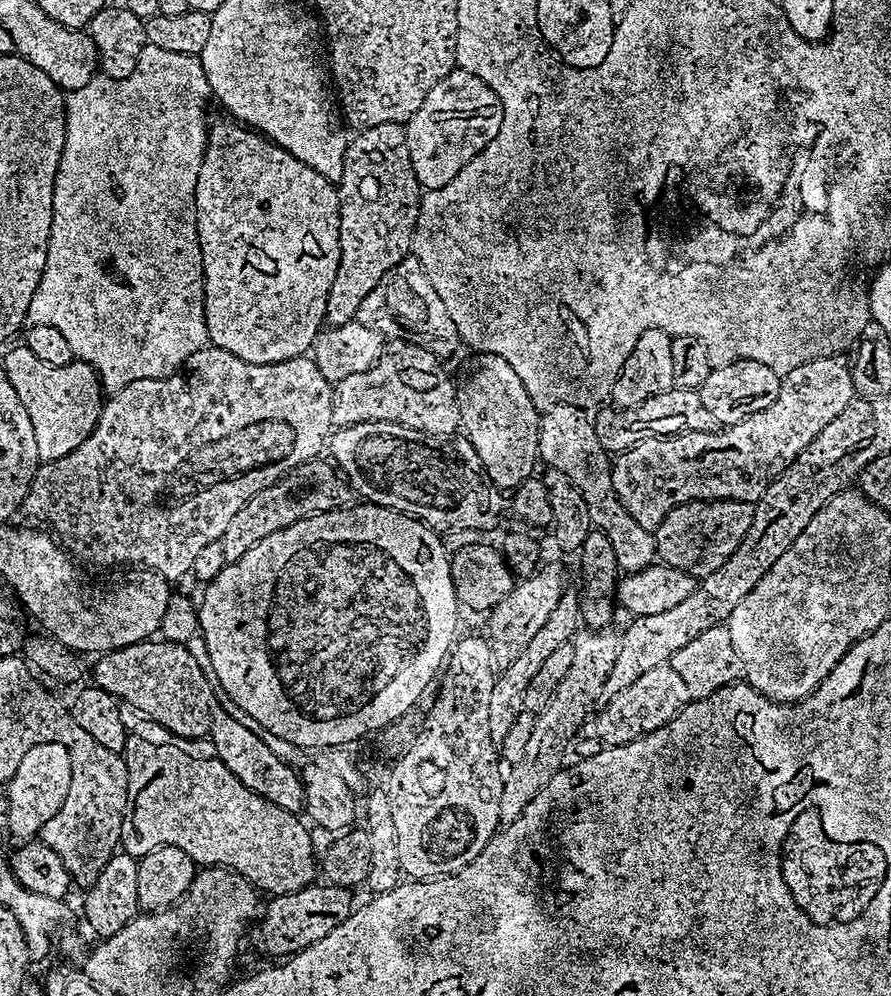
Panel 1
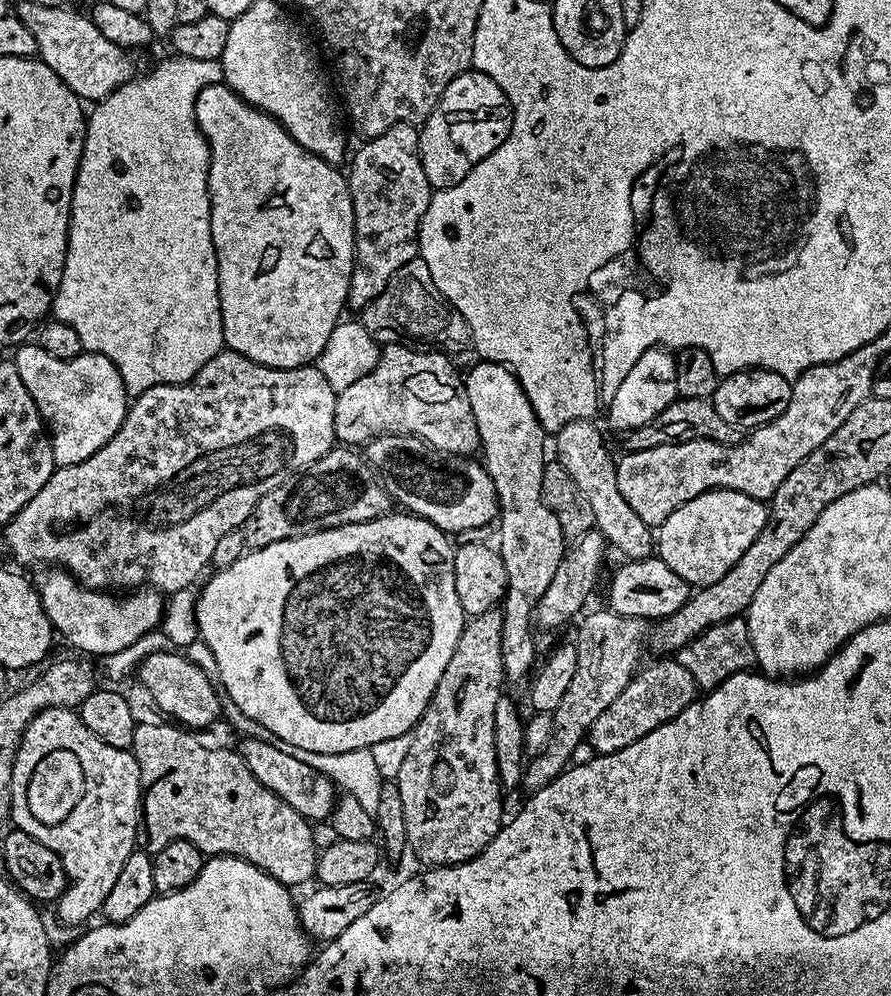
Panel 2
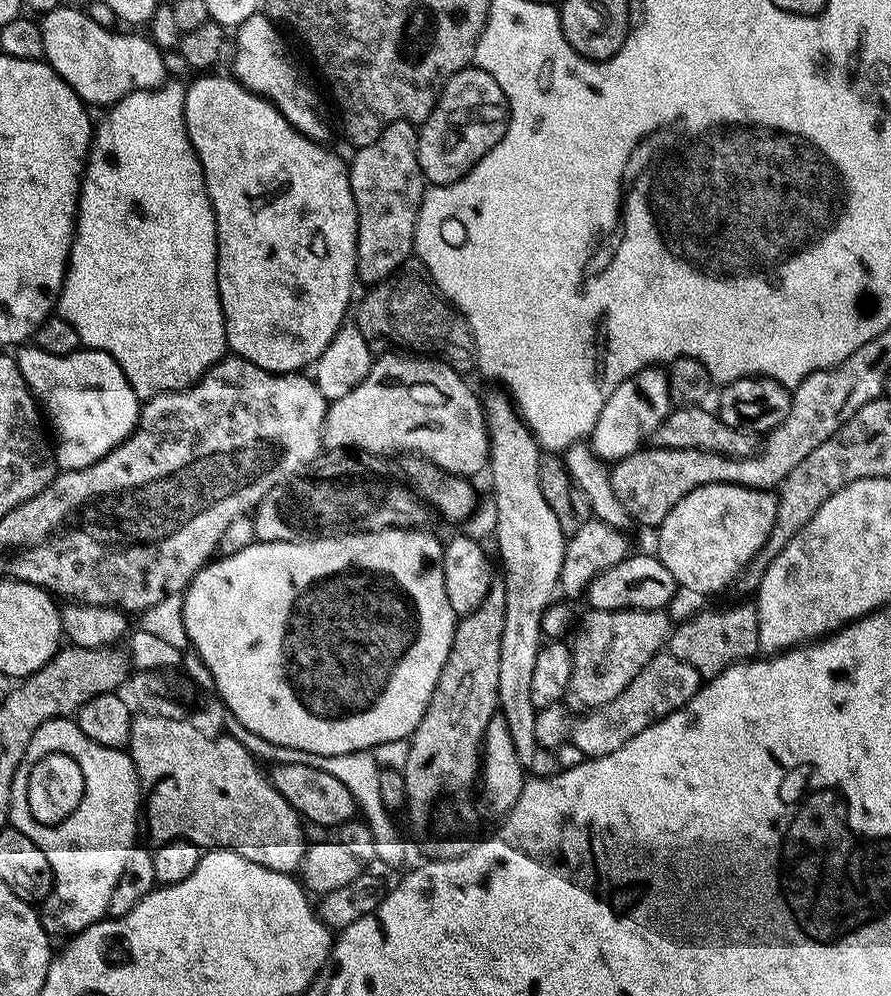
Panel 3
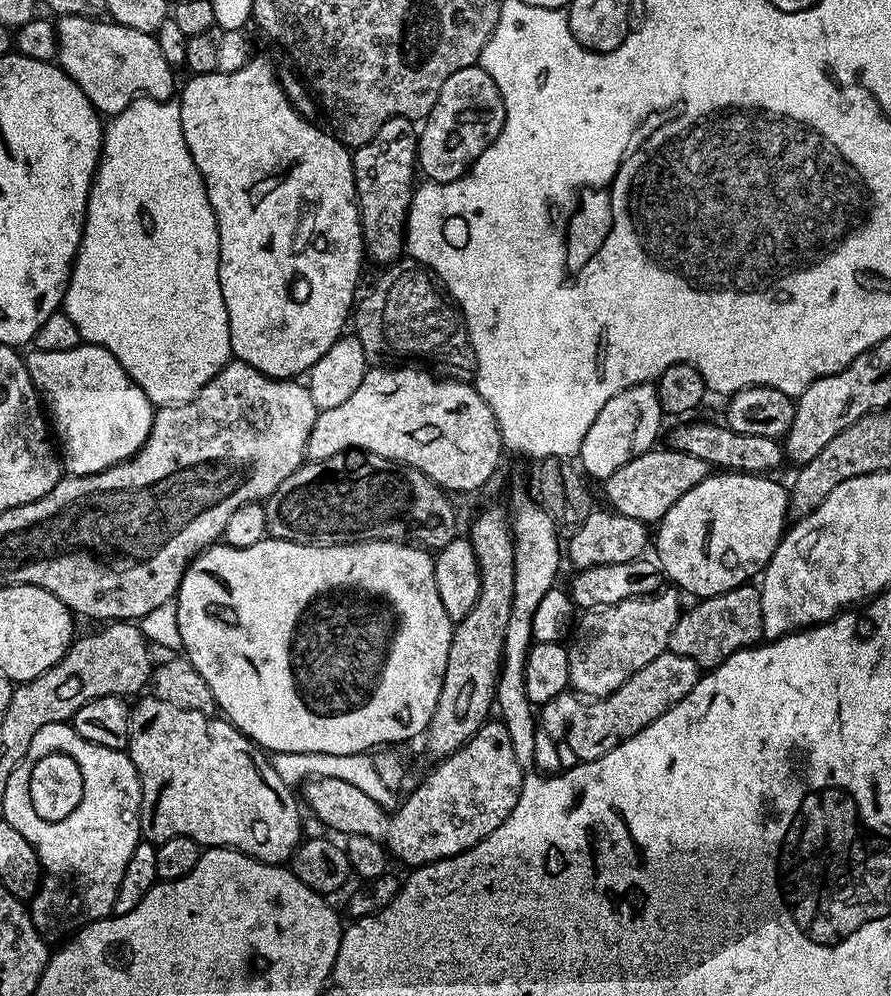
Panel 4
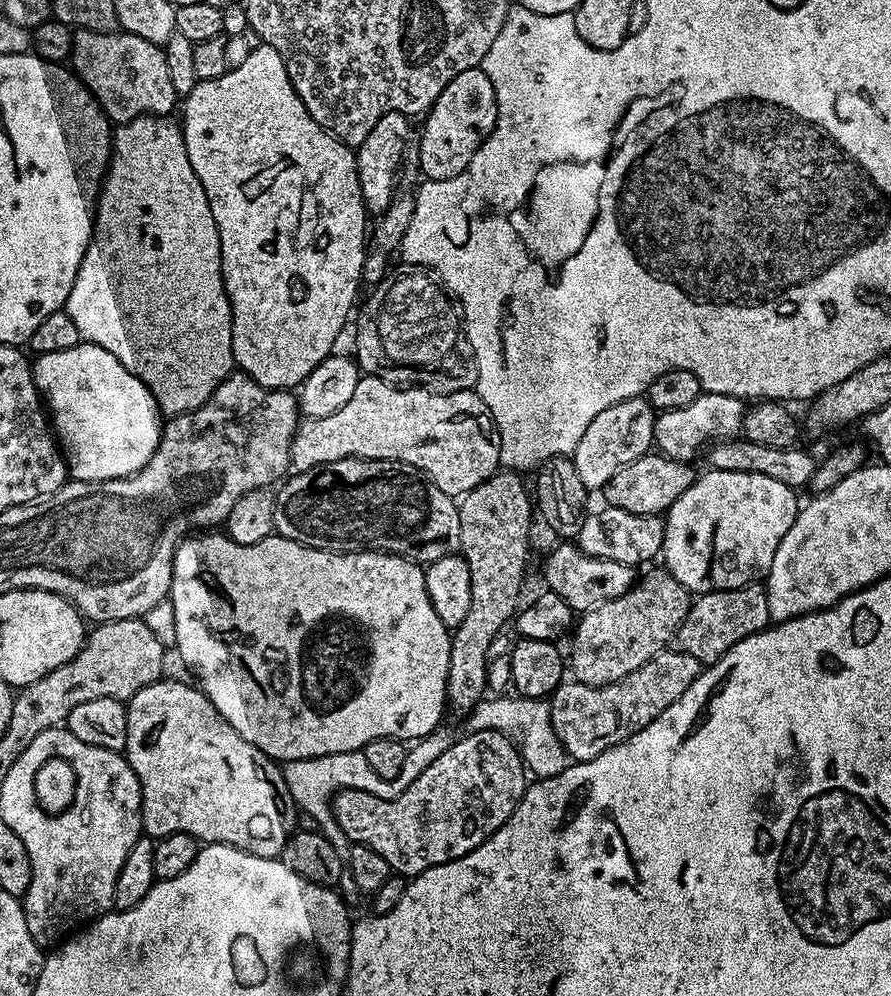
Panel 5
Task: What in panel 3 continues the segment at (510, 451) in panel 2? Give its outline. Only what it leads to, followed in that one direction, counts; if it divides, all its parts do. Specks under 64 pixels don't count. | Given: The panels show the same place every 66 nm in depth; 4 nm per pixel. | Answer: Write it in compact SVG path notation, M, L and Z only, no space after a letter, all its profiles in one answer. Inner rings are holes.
M492 394L485 397L485 420L489 431L489 467L488 474L492 476L494 490L494 508L496 510L496 524L494 534L496 546L500 554L504 577L502 583L506 590L505 625L502 628L501 645L499 646L498 662L498 708L500 714L506 718L510 738L514 741L518 762L526 770L532 768L536 754L540 752L535 731L538 709L532 704L531 683L536 658L544 642L541 628L543 613L553 603L553 594L557 593L560 581L562 562L565 556L567 539L549 504L542 495L538 485L538 470L542 459L542 450L536 438L529 431L526 423L520 419L511 399L505 394Z

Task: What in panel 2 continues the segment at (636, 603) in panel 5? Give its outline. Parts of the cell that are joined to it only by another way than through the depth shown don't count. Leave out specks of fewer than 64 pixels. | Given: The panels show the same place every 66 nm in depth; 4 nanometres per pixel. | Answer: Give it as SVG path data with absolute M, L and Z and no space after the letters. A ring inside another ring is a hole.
M603 610L604 612L592 612L588 617L585 618L584 621L581 622L580 625L576 628L576 637L574 637L574 643L577 648L577 665L574 671L574 678L570 681L570 686L566 689L566 694L563 695L561 702L558 704L557 708L550 713L552 718L552 733L550 734L550 740L546 742L546 746L542 749L542 751L535 753L527 761L524 774L522 777L523 787L528 790L535 790L537 788L541 788L542 786L546 786L551 782L554 778L558 778L564 772L564 769L569 767L573 763L574 757L572 755L576 752L576 747L581 743L582 745L585 743L586 737L588 735L588 731L594 726L594 722L598 718L598 714L602 714L602 710L606 710L606 706L610 706L610 702L614 702L614 698L618 698L618 694L621 690L626 687L632 680L633 676L636 675L638 669L641 667L642 659L640 660L640 655L644 652L644 644L646 648L646 641L650 636L650 624L647 620L639 620L638 618L634 618L633 616L623 616L622 614L618 614L617 612L611 610Z

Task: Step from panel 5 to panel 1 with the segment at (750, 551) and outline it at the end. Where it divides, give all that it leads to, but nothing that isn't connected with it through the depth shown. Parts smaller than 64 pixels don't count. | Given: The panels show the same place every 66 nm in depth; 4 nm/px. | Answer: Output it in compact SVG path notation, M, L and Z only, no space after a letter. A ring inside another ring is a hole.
M741 500L693 502L676 508L662 525L663 563L697 578L717 572L732 555L741 551L742 545L749 539L748 531L756 520L756 510L753 505L744 504Z

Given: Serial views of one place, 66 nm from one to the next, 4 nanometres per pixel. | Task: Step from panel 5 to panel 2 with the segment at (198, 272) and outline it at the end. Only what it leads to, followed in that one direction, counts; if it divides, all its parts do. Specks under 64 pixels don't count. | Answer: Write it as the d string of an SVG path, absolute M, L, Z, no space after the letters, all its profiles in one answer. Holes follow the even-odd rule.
M175 54L169 55L169 57L169 60L164 60L161 64L154 65L145 76L137 75L135 78L129 80L127 84L109 94L106 99L99 101L93 107L96 108L93 112L91 109L87 113L84 130L84 149L82 150L82 158L80 159L78 174L74 182L70 218L68 219L68 249L66 250L60 285L56 291L56 297L52 299L51 315L55 319L66 322L66 326L70 326L70 330L74 330L74 334L78 334L85 352L97 352L106 358L110 358L110 362L114 362L114 366L124 383L124 388L128 391L129 397L132 398L141 396L146 390L153 388L155 384L168 384L170 362L172 362L172 330L222 330L222 310L220 309L220 295L218 294L218 258L216 257L214 242L210 234L210 194L208 193L208 163L210 162L210 154L208 153L208 141L200 132L200 127L196 124L196 99L201 90L206 86L221 83L224 78L224 71L220 68L219 60L199 60L198 58L186 58L185 56L177 56Z

